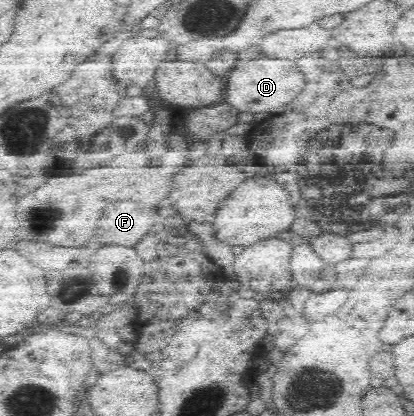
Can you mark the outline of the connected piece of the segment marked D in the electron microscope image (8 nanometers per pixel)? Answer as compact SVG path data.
M260 58L256 62L236 64L224 88L224 102L244 112L270 112L278 106L285 107L292 101L292 98L302 90L302 86L305 86L304 82L302 72L292 62L280 58Z

